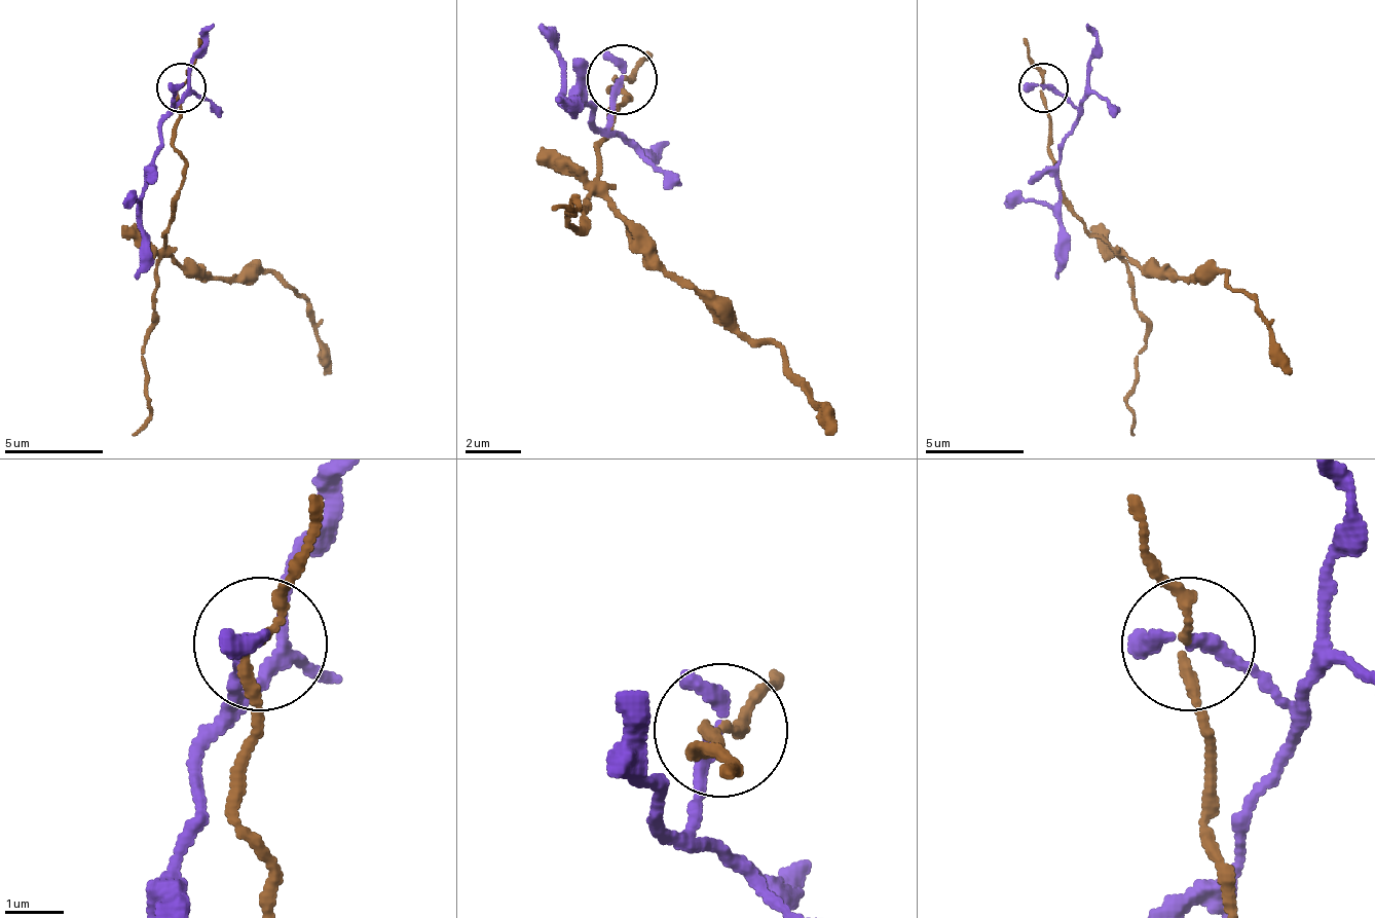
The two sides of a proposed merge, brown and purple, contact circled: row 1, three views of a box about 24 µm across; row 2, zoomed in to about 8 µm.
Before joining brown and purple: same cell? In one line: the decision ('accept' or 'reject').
reject

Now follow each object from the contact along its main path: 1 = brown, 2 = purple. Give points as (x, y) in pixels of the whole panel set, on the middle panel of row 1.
1: (624, 81), (609, 88), (624, 96), (624, 102), (596, 173), (673, 271), (743, 334), (772, 341), (827, 433)
2: (624, 81), (602, 131), (589, 102), (567, 102), (554, 96)

